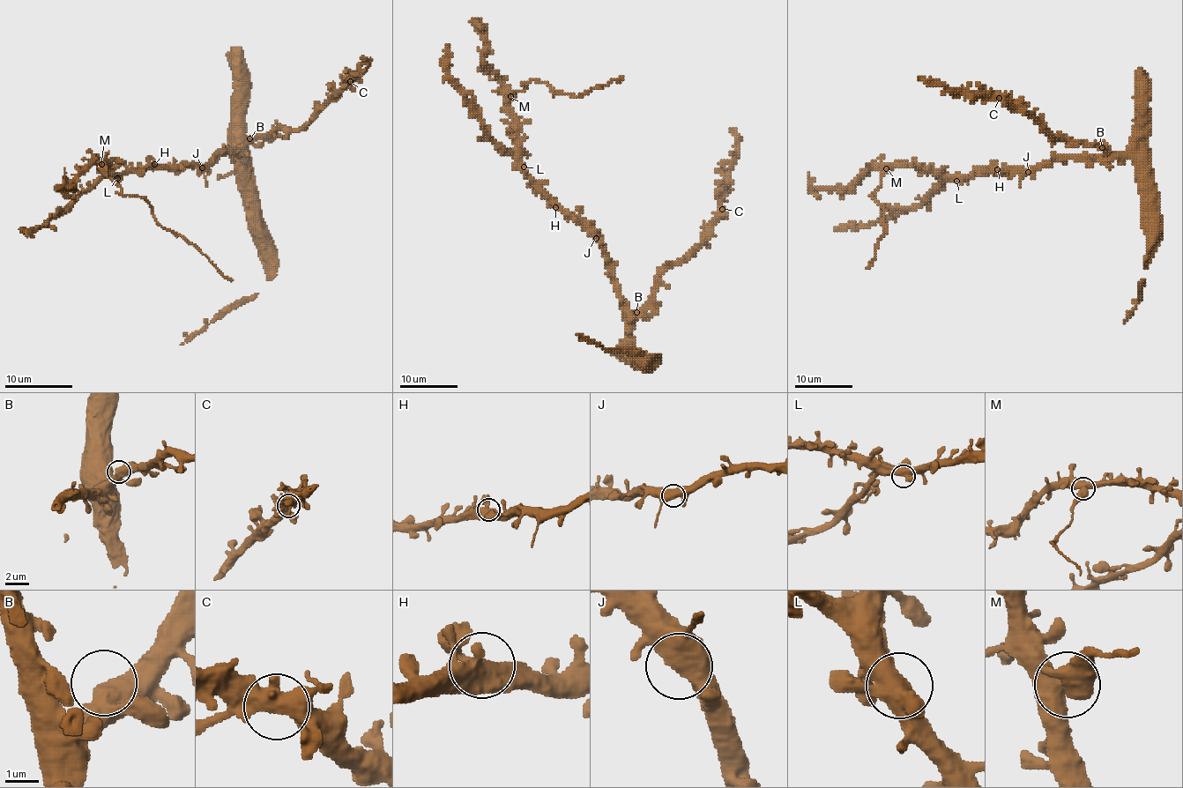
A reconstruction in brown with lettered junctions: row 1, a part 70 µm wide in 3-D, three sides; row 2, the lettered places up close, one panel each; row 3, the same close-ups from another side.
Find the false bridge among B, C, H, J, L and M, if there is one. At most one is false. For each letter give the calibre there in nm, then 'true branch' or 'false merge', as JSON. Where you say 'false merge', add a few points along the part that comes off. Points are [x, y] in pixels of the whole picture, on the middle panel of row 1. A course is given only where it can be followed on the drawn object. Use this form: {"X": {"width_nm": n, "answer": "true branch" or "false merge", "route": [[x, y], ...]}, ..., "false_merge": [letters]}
{"B": {"width_nm": 480, "answer": "true branch"}, "C": {"width_nm": 460, "answer": "true branch"}, "H": {"width_nm": 440, "answer": "true branch"}, "J": {"width_nm": 440, "answer": "true branch"}, "L": {"width_nm": 500, "answer": "true branch"}, "M": {"width_nm": 500, "answer": "false merge", "route": [[510, 96], [532, 80], [546, 82], [554, 94], [582, 96], [622, 78]]}, "false_merge": ["M"]}

